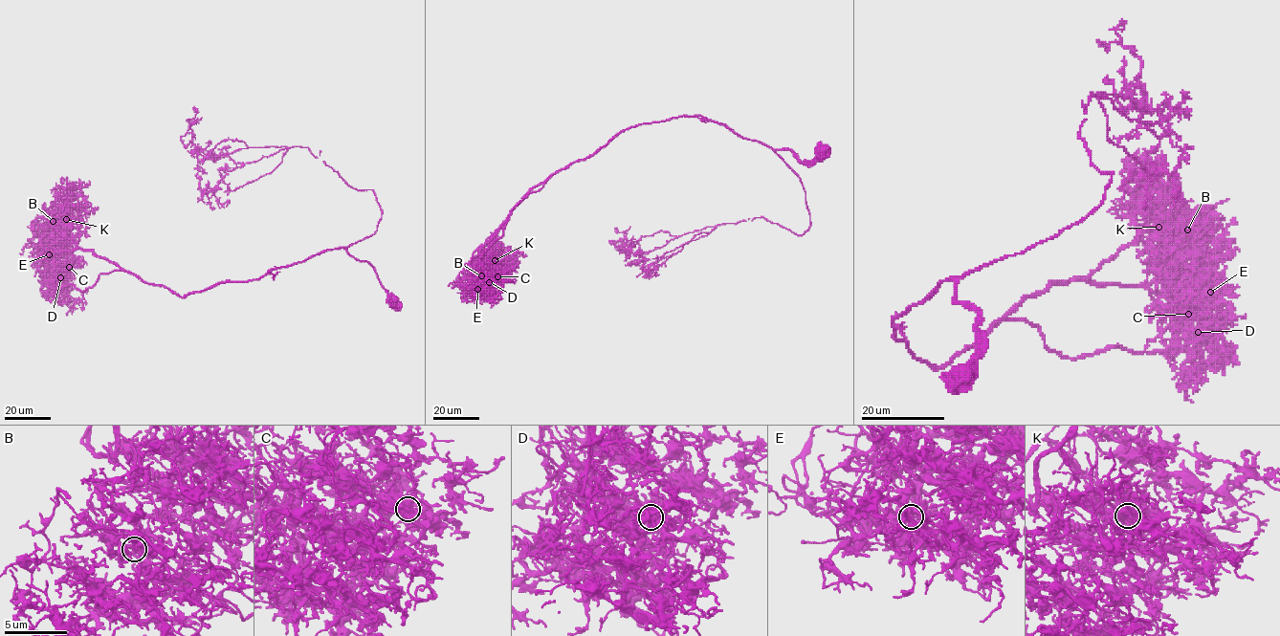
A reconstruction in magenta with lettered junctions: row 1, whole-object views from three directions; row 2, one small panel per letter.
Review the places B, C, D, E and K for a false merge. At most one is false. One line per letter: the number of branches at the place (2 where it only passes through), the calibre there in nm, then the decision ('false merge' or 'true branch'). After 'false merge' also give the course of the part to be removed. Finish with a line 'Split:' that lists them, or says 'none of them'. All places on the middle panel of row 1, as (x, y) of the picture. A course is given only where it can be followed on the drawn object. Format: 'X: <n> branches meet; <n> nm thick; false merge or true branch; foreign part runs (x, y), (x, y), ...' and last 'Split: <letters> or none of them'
B: 6 branches meet; 360 nm thick; true branch
C: 7 branches meet; 500 nm thick; true branch
D: 7 branches meet; 460 nm thick; true branch
E: 6 branches meet; 400 nm thick; true branch
K: 6 branches meet; 480 nm thick; true branch
Split: none of them

